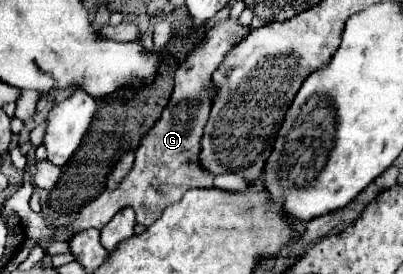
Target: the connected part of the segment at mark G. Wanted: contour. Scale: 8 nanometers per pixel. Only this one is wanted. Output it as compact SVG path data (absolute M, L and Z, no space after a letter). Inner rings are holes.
M224 20L216 24L212 30L208 30L206 38L178 66L176 78L174 78L172 102L168 102L160 120L142 138L136 150L136 160L132 170L116 190L104 190L98 198L88 202L80 210L78 218L70 222L72 234L78 234L88 228L100 230L124 206L132 206L136 210L137 223L148 228L161 216L167 206L179 201L186 190L212 188L214 176L198 168L198 140L202 138L202 128L210 112L212 74L218 70L232 44L242 40L246 34L248 30L244 30L236 20Z

